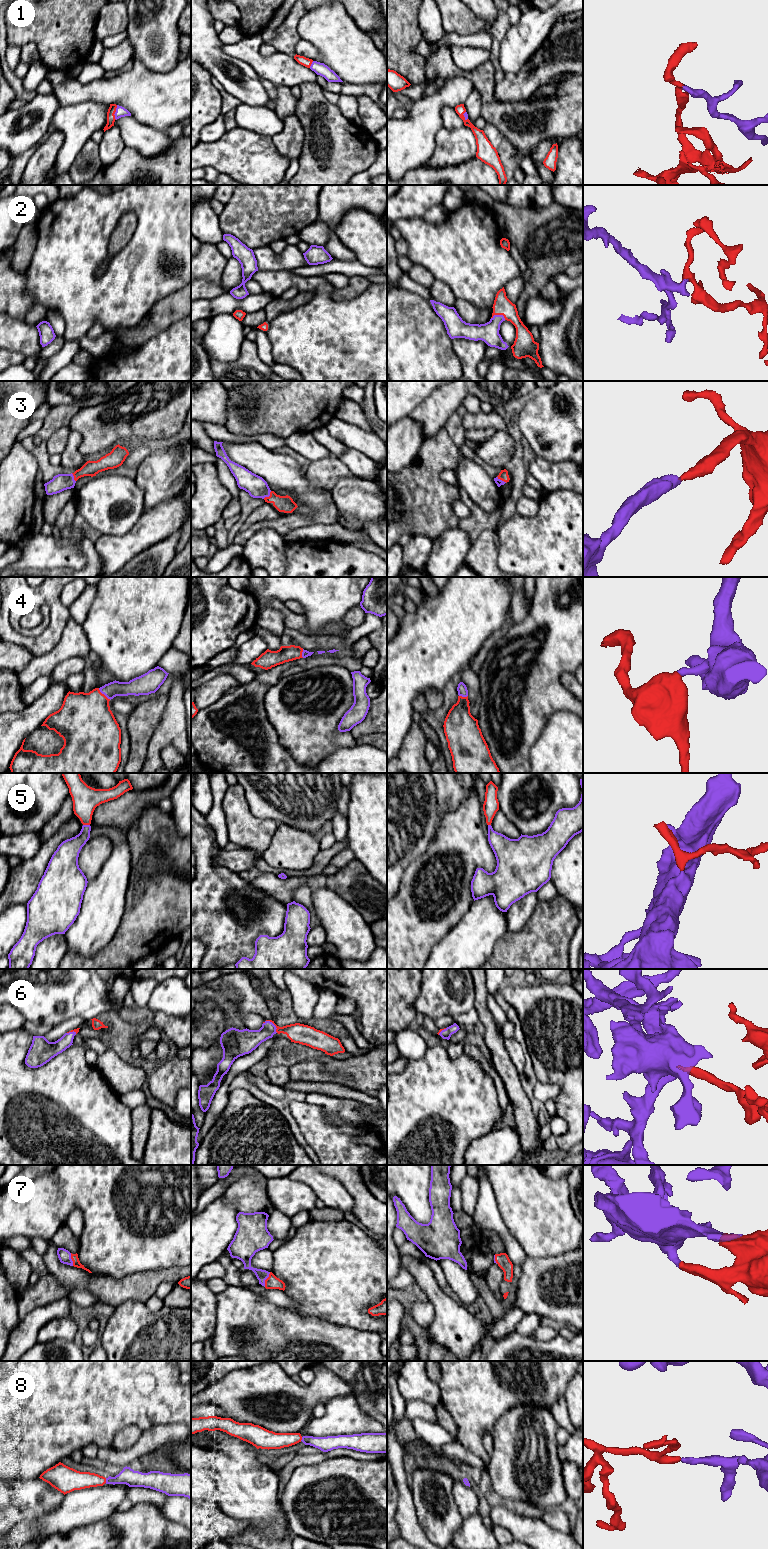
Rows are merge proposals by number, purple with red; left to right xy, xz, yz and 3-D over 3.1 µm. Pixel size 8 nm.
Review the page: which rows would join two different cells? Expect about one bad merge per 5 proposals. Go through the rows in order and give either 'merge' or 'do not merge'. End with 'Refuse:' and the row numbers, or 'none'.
1: merge
2: merge
3: merge
4: merge
5: merge
6: merge
7: merge
8: merge
Refuse: none

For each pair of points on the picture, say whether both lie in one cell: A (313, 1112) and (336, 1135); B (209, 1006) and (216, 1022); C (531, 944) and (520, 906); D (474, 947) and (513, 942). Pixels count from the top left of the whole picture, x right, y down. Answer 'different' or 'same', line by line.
A: same
B: same
C: different
D: different

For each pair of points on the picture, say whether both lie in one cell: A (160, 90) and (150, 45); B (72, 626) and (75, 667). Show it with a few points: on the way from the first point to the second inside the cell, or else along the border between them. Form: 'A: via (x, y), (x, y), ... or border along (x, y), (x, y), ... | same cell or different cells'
A: border along (136, 59), (159, 72), (168, 72), (178, 63) | different cells
B: border along (83, 656), (68, 657), (53, 668) | different cells

